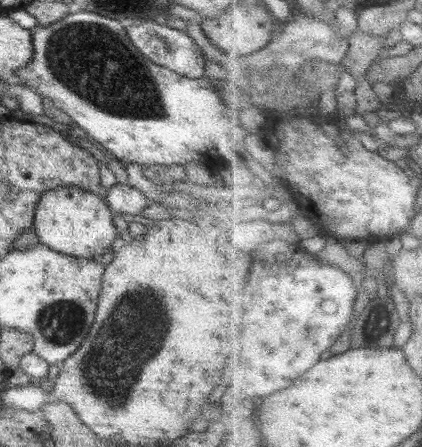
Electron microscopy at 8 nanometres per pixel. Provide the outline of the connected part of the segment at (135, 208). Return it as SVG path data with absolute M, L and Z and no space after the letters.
M118 183L107 191L107 205L114 212L116 211L126 214L127 219L135 214L141 216L142 210L144 210L150 203L140 190L132 188L132 186L129 186L127 183Z

